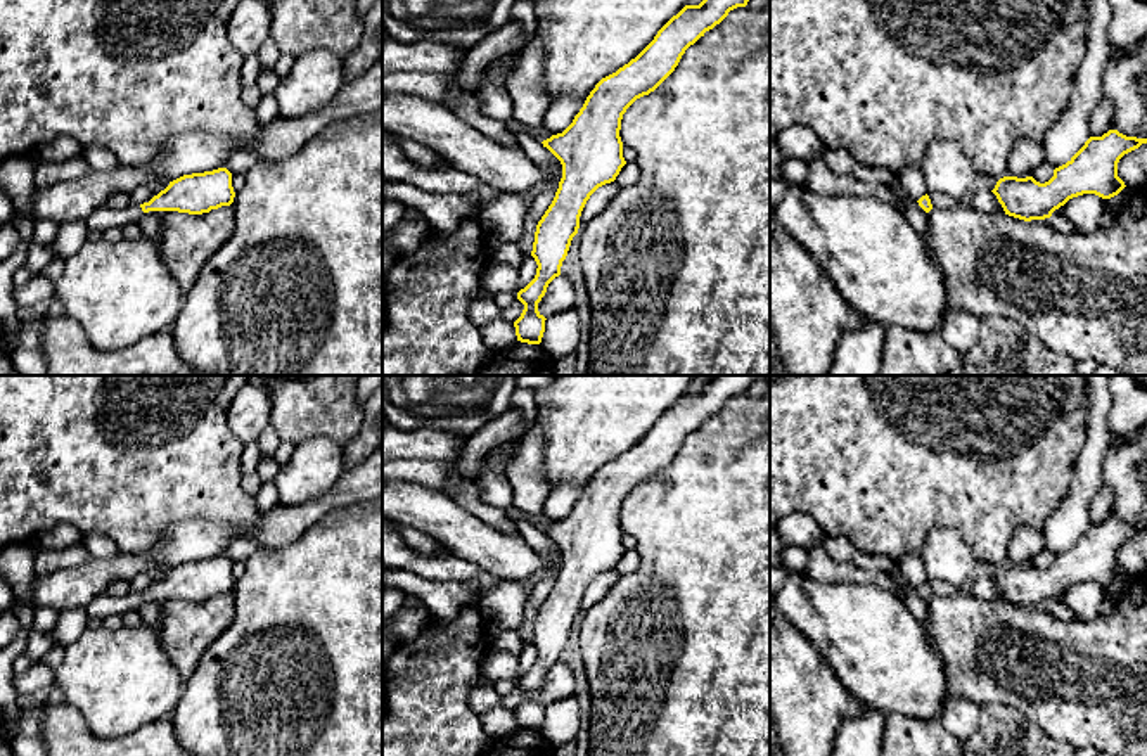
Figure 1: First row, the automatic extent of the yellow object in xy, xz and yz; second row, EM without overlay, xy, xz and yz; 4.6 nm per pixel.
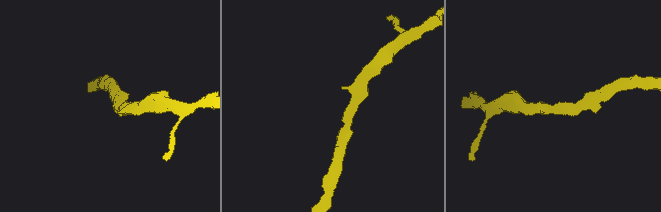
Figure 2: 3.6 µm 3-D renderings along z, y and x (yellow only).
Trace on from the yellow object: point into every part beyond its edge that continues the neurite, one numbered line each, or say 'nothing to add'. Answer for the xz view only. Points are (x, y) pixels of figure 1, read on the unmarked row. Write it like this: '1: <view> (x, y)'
nothing to add

